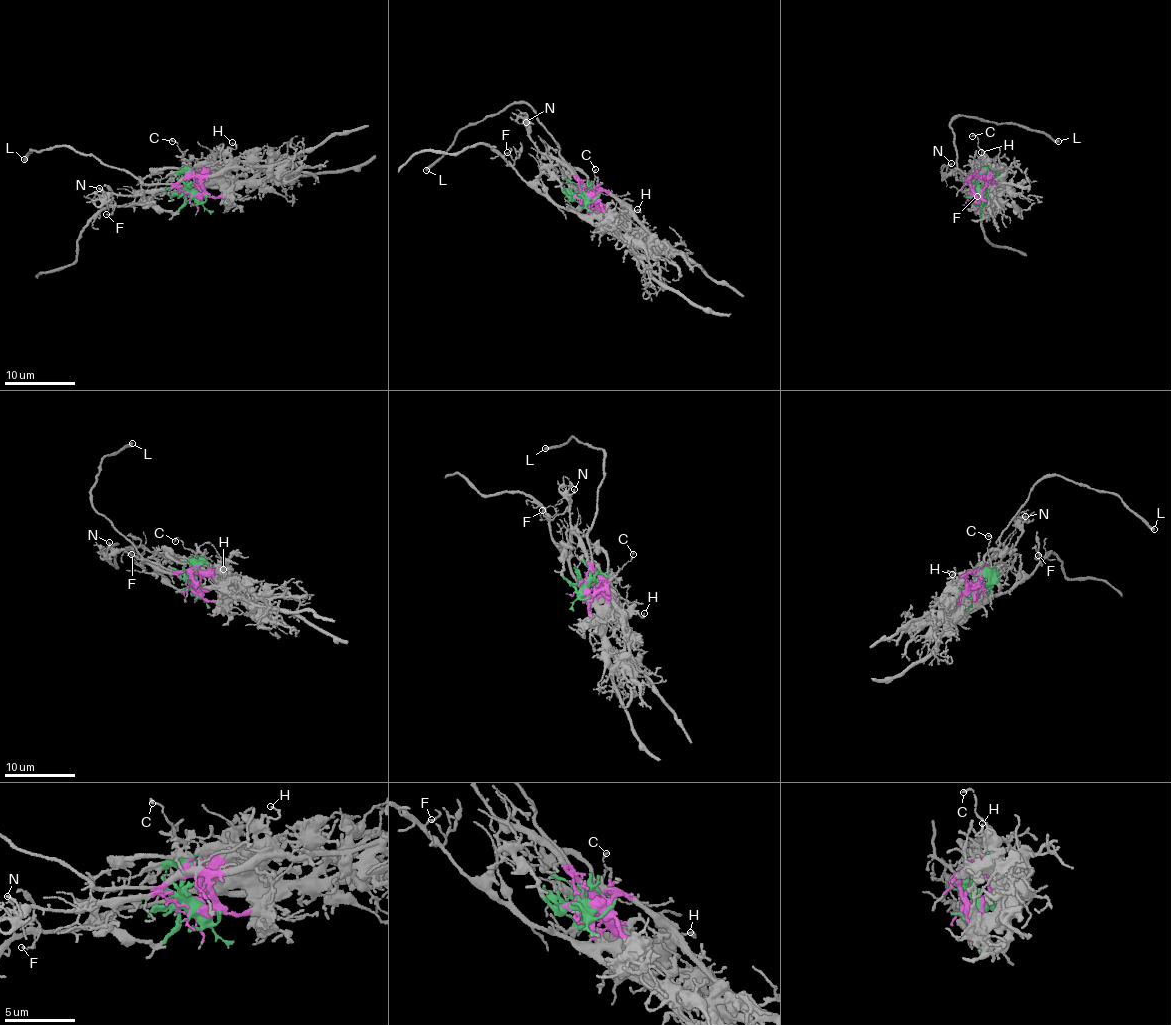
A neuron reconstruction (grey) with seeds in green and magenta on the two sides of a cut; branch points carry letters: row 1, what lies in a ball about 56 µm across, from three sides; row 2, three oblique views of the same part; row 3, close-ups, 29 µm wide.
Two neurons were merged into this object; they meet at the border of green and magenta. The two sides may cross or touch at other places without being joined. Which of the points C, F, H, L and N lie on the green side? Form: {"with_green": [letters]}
{"with_green": ["C", "F"]}

